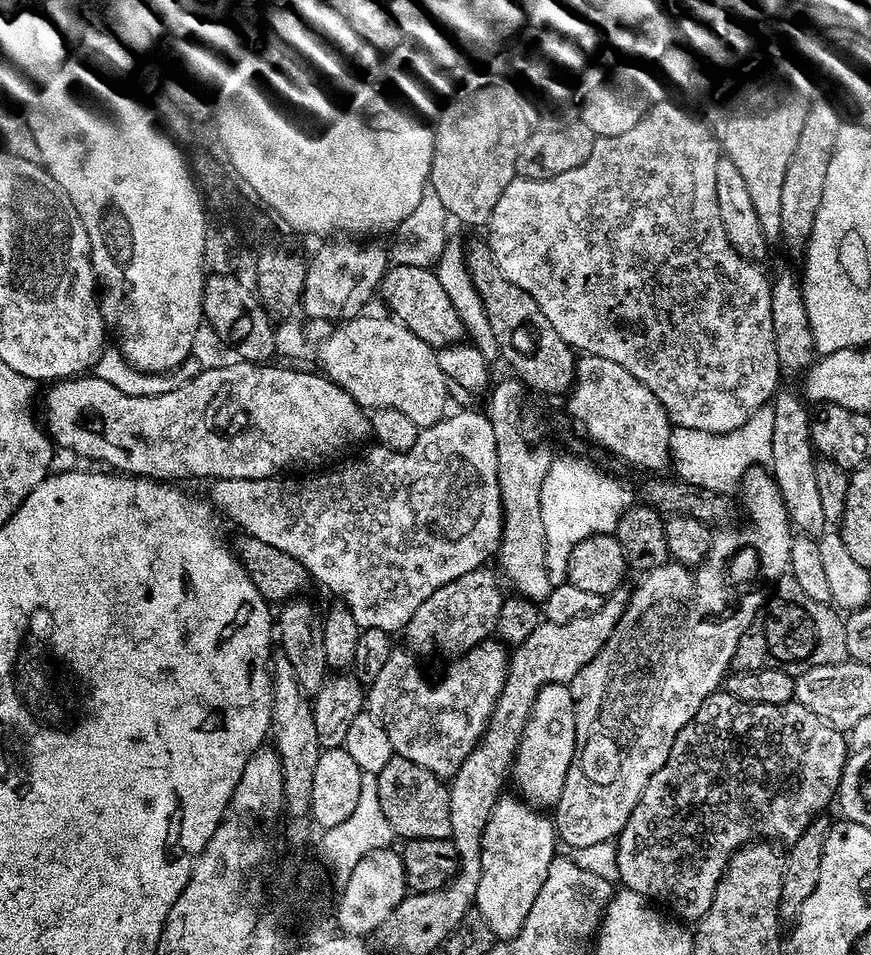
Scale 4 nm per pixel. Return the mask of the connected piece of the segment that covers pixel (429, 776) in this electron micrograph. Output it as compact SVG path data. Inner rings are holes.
M393 755L377 773L378 798L395 837L402 840L450 837L448 786L430 770Z

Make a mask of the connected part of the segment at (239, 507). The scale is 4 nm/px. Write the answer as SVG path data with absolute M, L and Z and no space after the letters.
M483 411L456 412L453 416L452 414L453 412L445 415L442 420L428 428L419 429L417 440L405 452L375 446L376 448L370 449L361 460L352 460L349 464L341 463L336 466L341 468L336 468L333 472L320 472L317 476L300 476L297 480L280 480L281 478L276 476L239 476L213 480L207 485L207 499L221 517L229 516L240 527L239 531L243 535L259 538L277 550L282 550L282 554L290 554L290 558L299 562L313 581L317 580L322 587L329 588L336 598L346 605L350 614L354 614L354 622L358 622L360 629L373 628L391 634L396 634L396 631L399 633L406 628L418 606L421 606L430 594L434 594L439 587L454 582L456 578L461 578L462 574L485 567L495 557L500 546L502 506L498 490L498 450L494 446L494 426Z

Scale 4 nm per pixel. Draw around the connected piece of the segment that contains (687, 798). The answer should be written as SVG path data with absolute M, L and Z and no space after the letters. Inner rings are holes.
M728 691L713 692L710 698L706 698L706 702L702 702L702 706L698 706L698 714L694 714L694 718L690 718L690 722L686 722L686 726L682 726L678 738L674 738L674 746L670 746L670 754L666 758L662 770L658 770L658 774L654 774L654 778L650 778L650 782L646 782L646 790L642 790L642 798L638 798L626 826L614 841L617 850L619 883L627 891L642 894L665 909L668 907L667 911L681 921L701 920L706 914L706 910L710 910L719 880L731 862L732 856L740 848L759 841L761 838L767 838L772 842L784 839L785 845L794 844L798 838L802 837L802 832L810 826L812 820L824 812L823 808L837 799L840 779L849 755L850 745L845 733L839 728L832 728L825 720L818 718L818 714L806 710L806 706L795 702L784 705L747 704L732 696Z

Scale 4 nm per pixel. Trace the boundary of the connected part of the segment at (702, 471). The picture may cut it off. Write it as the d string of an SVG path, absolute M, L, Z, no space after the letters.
M771 406L759 408L751 418L738 430L733 432L703 432L702 430L690 430L689 428L673 427L671 463L675 466L675 475L681 481L692 483L694 486L706 487L720 493L731 493L741 483L744 475L751 468L763 465L771 461L770 438L774 438L774 410Z

